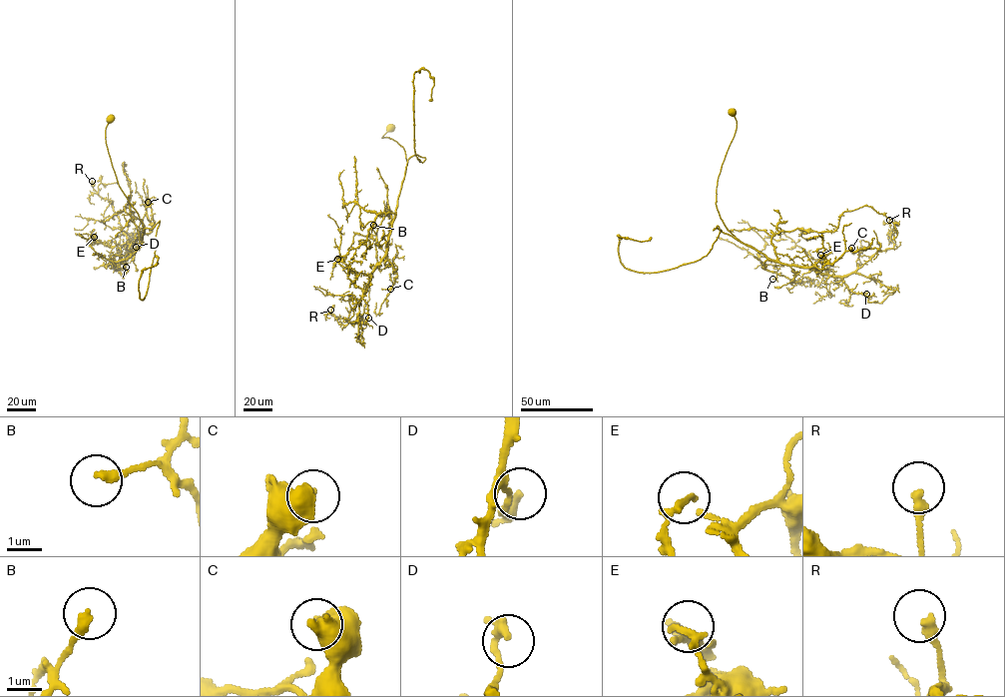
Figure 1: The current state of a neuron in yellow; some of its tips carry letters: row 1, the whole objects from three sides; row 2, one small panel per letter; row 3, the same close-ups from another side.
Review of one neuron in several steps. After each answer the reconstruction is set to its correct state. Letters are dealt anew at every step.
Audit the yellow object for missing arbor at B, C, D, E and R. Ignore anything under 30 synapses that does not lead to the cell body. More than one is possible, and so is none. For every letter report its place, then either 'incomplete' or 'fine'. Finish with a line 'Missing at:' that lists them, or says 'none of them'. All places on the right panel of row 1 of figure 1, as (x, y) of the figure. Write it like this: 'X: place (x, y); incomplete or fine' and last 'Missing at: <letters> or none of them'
B: place (772, 279); fine
C: place (851, 248); fine
D: place (866, 294); fine
E: place (820, 255); fine
R: place (889, 220); fine
Missing at: none of them

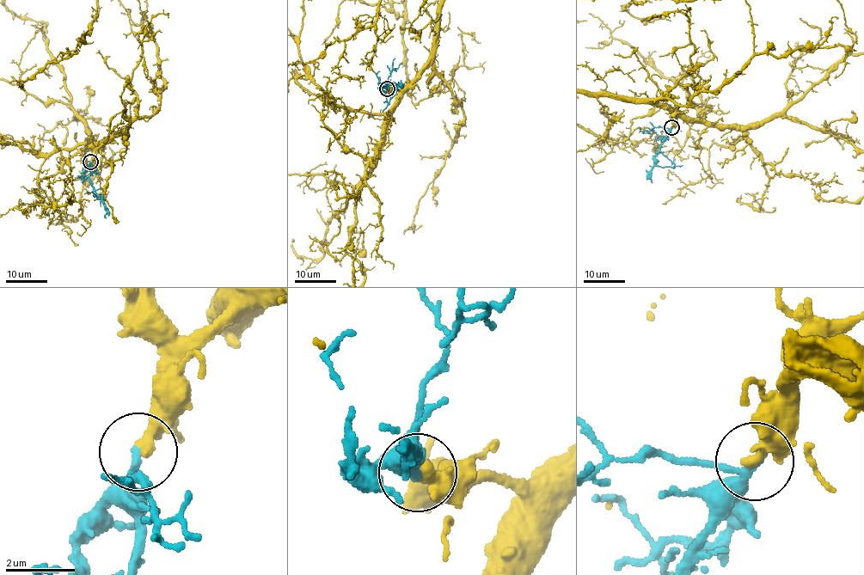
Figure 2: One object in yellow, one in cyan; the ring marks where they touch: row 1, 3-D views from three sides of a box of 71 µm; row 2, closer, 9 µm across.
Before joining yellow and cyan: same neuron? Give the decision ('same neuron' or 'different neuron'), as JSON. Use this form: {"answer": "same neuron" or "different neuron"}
{"answer": "same neuron"}

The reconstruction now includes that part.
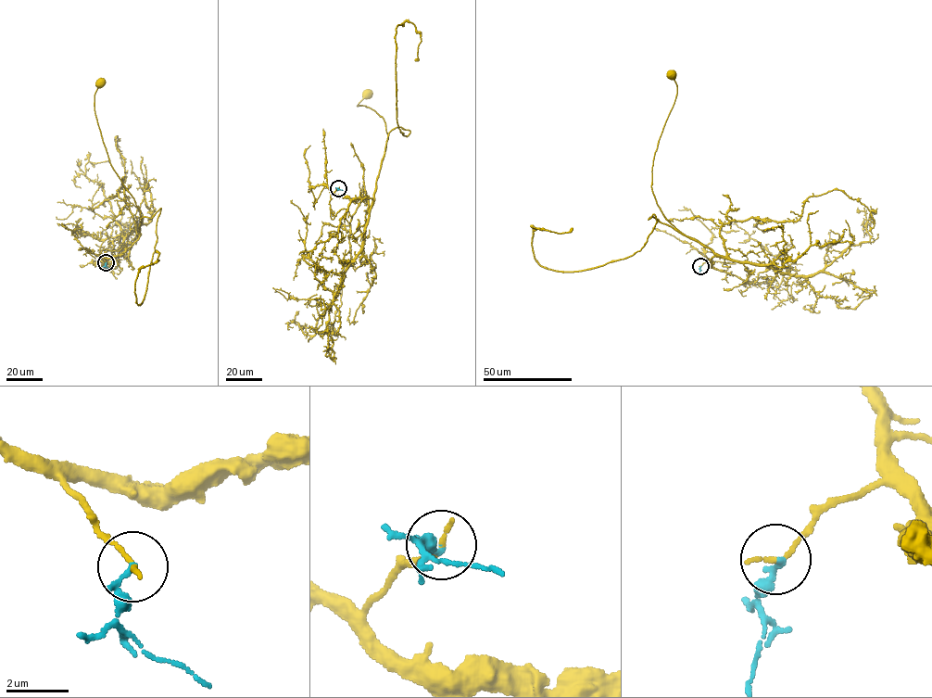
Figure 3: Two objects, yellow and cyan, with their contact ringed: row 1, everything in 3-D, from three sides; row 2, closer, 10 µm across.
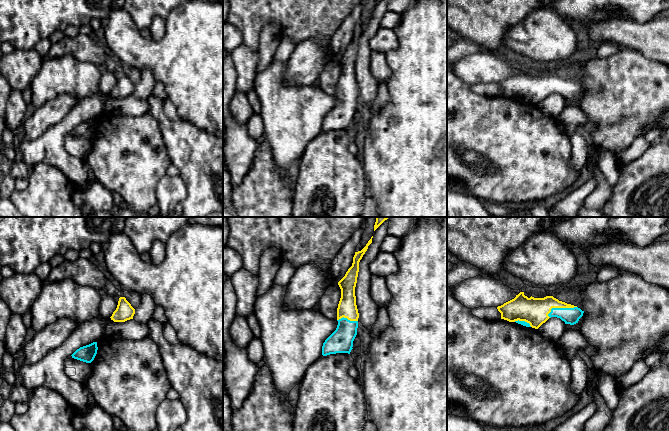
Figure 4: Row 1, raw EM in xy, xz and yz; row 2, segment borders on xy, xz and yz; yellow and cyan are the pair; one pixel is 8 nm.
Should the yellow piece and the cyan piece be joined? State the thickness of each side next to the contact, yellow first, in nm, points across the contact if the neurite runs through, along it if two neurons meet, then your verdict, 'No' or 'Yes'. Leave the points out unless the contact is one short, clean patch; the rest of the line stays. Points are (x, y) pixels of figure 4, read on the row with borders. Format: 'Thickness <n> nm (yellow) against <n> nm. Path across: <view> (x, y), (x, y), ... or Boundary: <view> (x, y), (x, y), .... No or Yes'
Thickness 220 nm (yellow) against 130 nm. Yes

